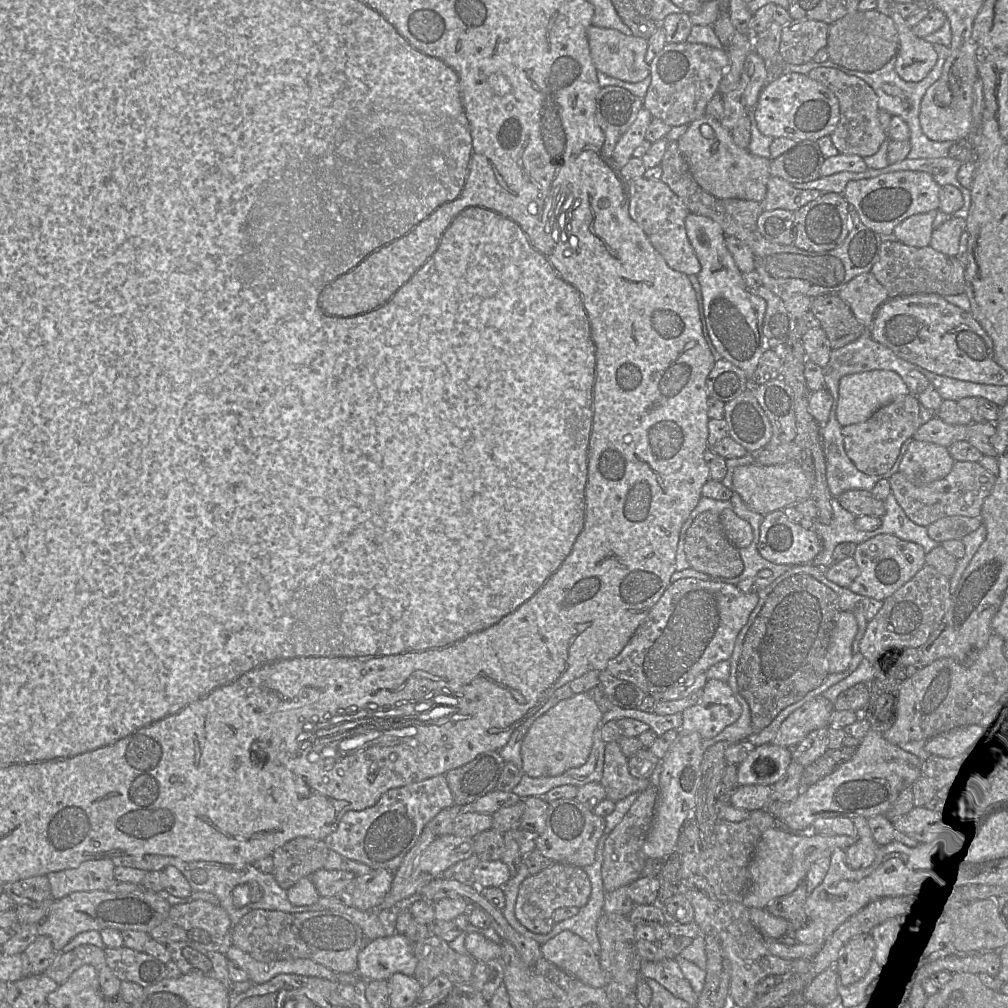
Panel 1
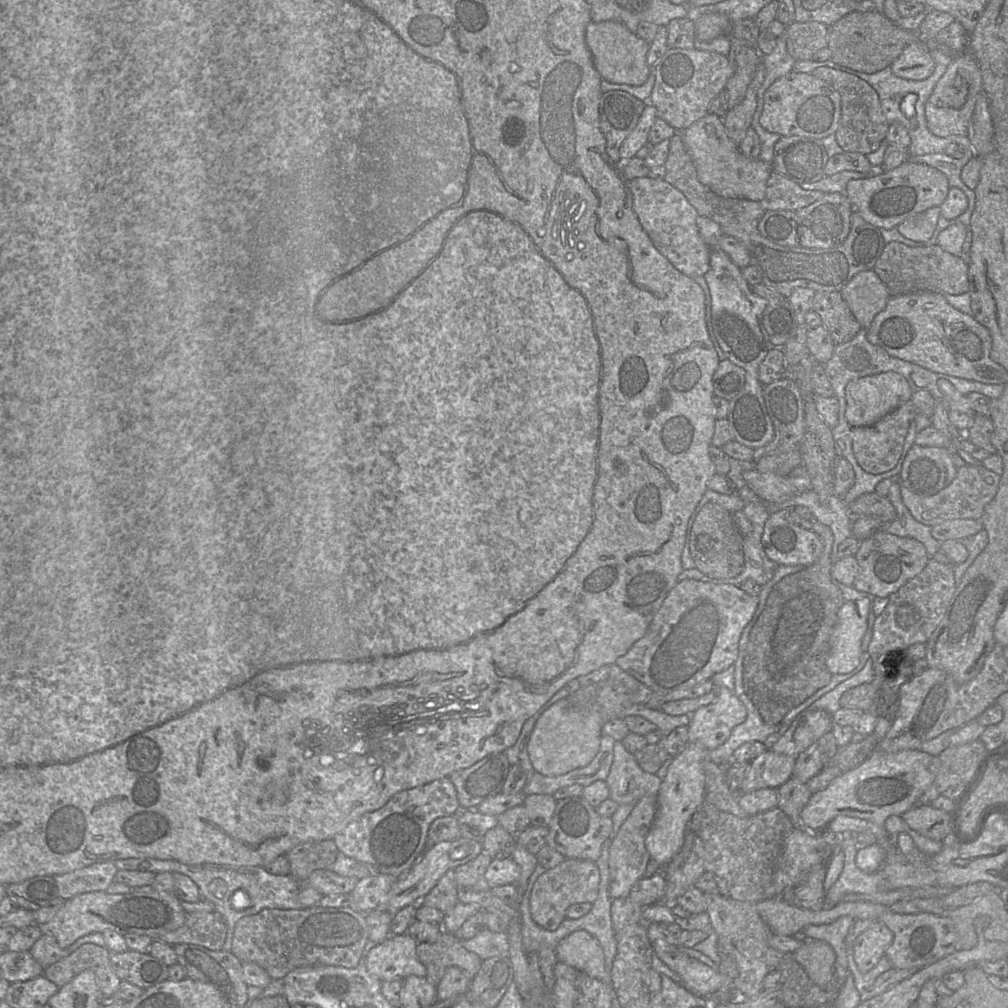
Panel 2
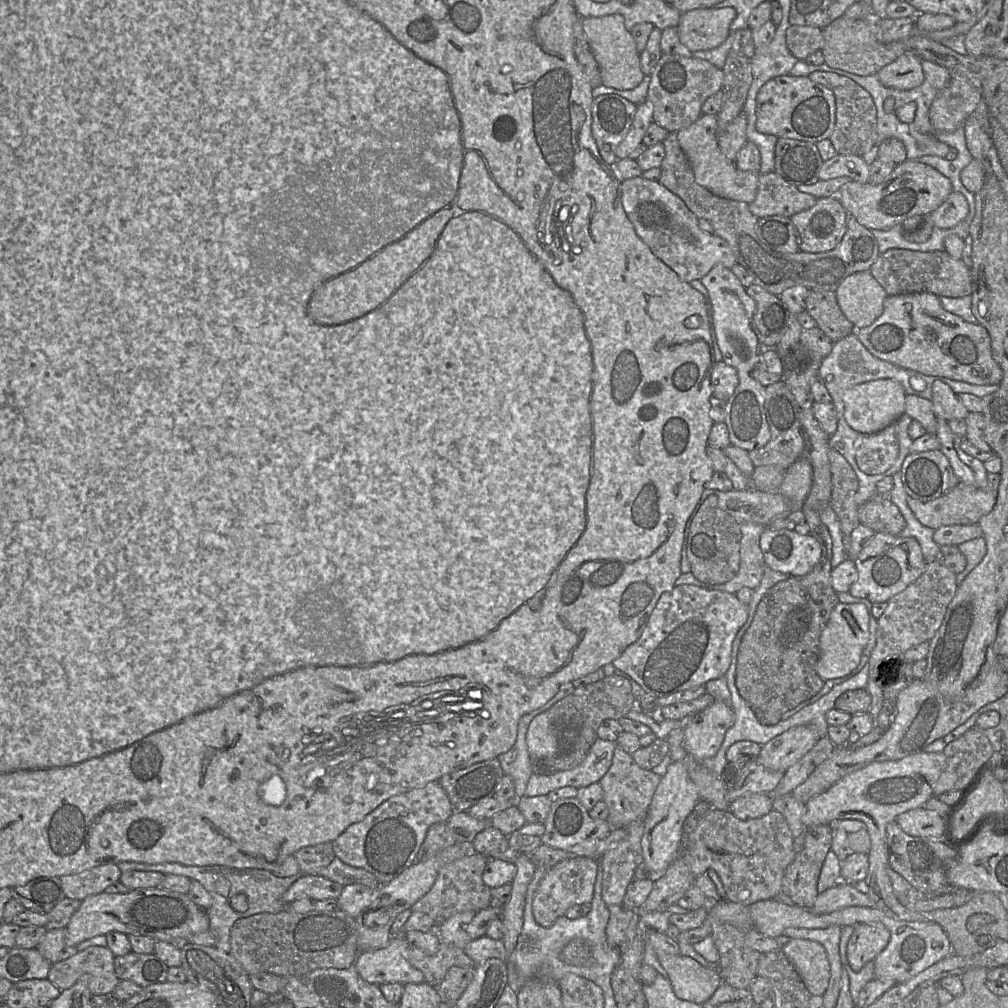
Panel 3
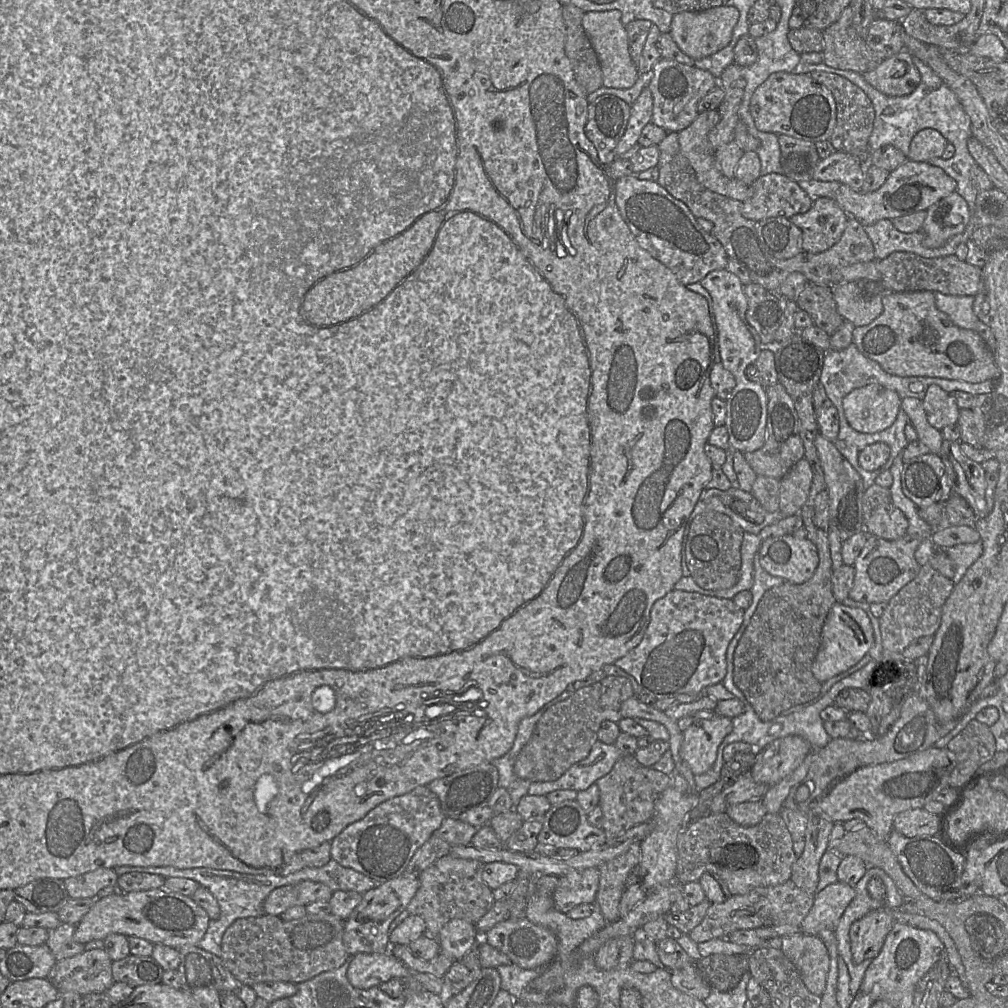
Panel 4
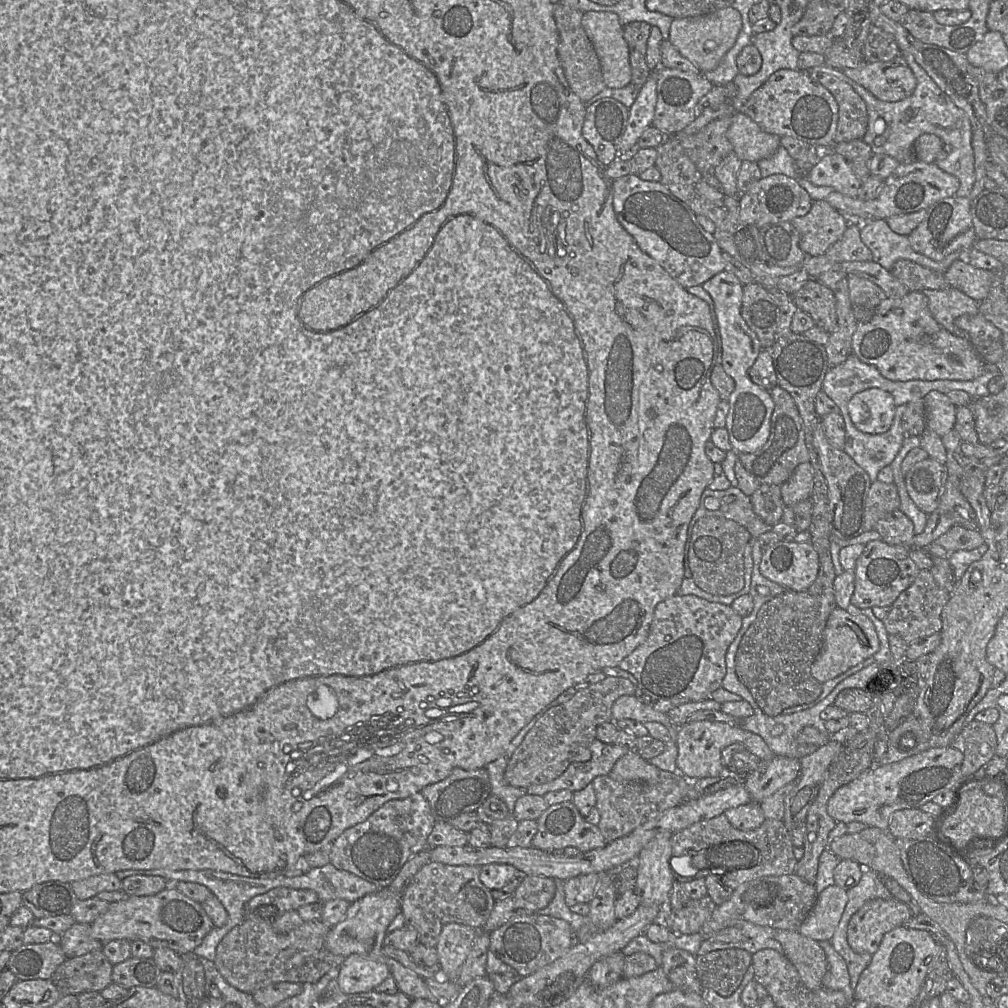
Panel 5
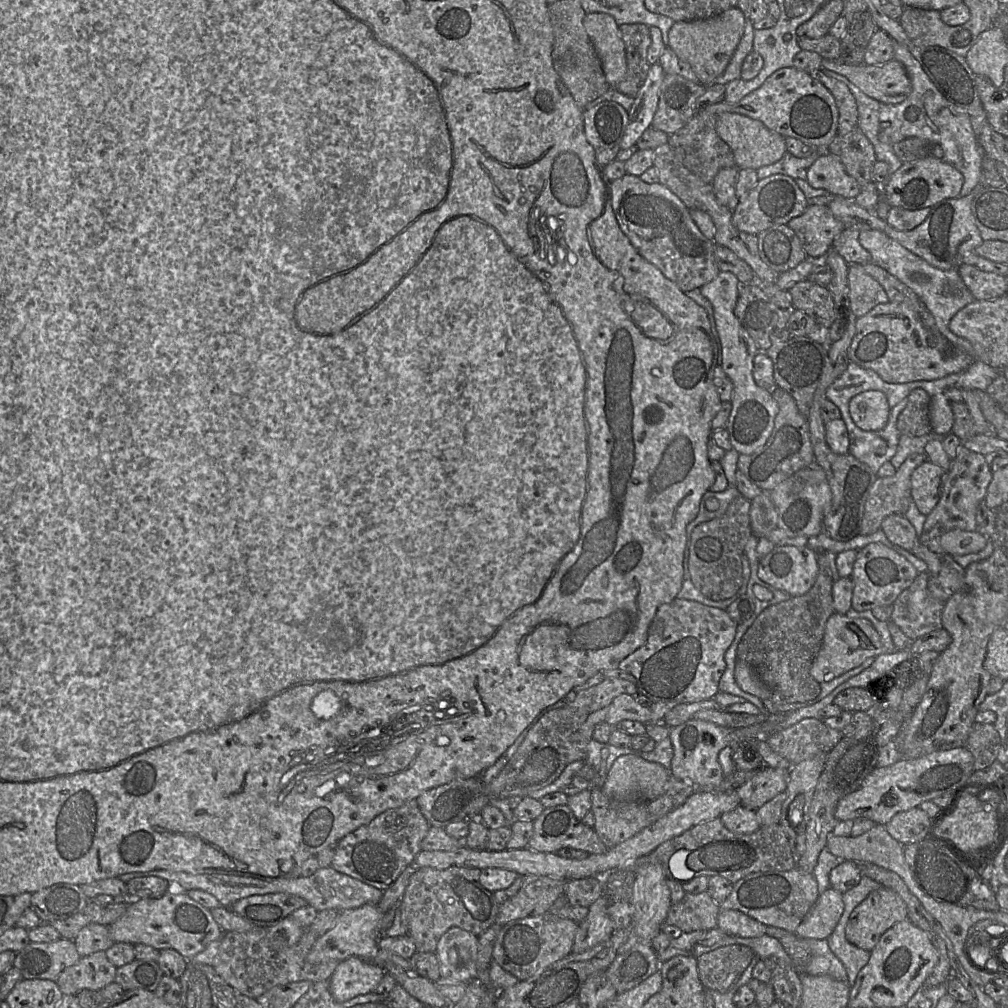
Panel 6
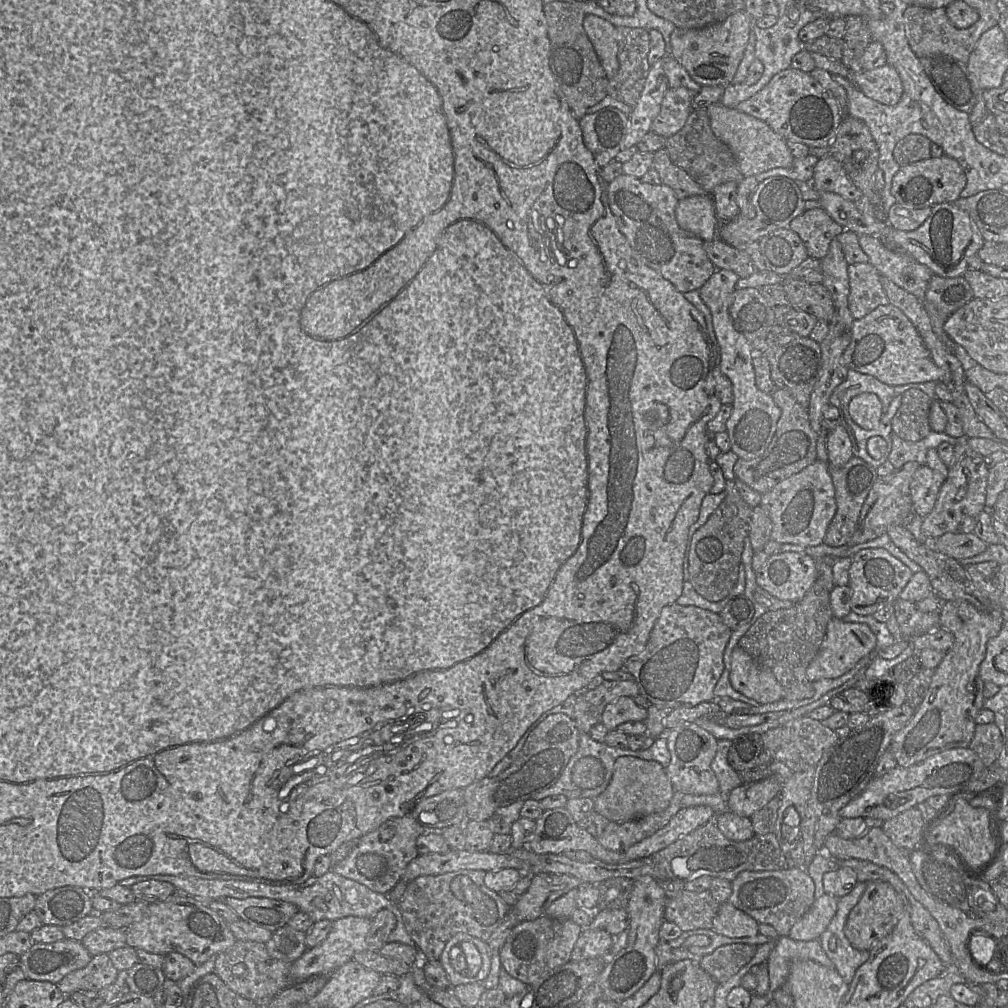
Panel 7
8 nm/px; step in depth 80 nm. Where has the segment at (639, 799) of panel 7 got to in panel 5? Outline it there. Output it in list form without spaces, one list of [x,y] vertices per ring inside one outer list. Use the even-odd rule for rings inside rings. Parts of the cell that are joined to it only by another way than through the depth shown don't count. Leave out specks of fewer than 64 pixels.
[[[631,751],[617,760],[608,774],[618,782],[657,782],[660,769]]]

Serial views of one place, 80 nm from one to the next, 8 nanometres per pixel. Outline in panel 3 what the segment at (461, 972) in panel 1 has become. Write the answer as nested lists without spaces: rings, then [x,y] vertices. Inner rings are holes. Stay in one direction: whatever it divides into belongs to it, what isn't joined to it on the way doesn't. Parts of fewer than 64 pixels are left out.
[[[441,941],[437,953],[432,956],[428,956],[418,949],[409,948],[406,958],[412,966],[423,973],[426,983],[435,988],[441,984],[451,967],[475,966],[463,949],[444,941]]]

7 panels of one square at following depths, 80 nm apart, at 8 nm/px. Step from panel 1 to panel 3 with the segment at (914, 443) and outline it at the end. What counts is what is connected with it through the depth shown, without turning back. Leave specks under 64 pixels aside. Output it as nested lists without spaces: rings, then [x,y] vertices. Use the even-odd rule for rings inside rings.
[[[941,450],[909,453],[900,474],[905,492],[922,502],[945,495],[959,483]]]

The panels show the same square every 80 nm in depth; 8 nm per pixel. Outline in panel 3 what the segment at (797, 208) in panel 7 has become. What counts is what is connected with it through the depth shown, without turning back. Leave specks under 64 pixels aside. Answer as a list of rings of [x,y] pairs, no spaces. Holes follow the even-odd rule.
[[[775,172],[760,174],[756,198],[749,209],[758,218],[792,215],[811,208],[817,198],[809,193],[800,192],[796,186],[786,182]]]

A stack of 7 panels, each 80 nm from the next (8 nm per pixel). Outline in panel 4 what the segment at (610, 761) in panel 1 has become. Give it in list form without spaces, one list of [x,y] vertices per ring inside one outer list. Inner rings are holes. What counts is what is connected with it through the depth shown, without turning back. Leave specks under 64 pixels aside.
[[[623,755],[607,775],[596,781],[596,785],[600,791],[598,805],[603,812],[601,827],[608,839],[651,820],[656,800],[671,785],[671,775],[655,770],[653,767],[644,767],[634,755]]]

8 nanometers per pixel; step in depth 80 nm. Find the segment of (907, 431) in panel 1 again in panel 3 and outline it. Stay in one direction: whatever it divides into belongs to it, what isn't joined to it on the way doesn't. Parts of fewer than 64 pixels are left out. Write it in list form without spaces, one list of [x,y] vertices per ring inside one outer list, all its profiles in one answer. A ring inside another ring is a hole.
[[[896,422],[883,430],[864,435],[856,449],[858,467],[868,475],[881,474],[890,469],[899,454]]]

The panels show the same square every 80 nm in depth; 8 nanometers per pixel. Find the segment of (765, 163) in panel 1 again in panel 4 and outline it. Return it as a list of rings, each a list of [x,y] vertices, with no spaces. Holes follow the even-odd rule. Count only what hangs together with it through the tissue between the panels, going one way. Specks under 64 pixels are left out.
[[[709,110],[699,113],[696,119],[688,127],[678,132],[680,149],[694,169],[697,180],[700,184],[712,192],[744,202],[750,197],[750,186],[737,178],[728,178],[722,174],[715,159],[715,152],[712,150],[708,142],[708,134],[718,121],[718,110]]]

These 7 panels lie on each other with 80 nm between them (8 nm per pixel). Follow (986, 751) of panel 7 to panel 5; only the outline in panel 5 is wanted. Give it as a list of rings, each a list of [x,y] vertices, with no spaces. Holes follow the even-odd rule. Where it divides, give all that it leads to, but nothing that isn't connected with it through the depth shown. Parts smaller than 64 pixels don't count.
[[[973,720],[962,728],[950,746],[963,753],[961,773],[966,777],[973,775],[996,755],[997,737],[991,725]]]

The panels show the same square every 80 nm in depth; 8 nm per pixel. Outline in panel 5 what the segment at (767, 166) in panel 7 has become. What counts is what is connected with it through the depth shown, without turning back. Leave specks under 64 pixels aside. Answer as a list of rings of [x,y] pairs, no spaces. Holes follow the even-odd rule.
[[[741,112],[732,116],[727,138],[741,161],[758,162],[769,158],[781,145],[781,137],[765,132]]]

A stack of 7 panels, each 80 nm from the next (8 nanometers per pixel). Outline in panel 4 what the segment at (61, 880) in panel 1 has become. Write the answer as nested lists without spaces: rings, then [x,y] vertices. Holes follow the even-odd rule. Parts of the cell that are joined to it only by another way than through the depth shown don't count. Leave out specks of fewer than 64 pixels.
[[[98,868],[63,881],[69,896],[72,899],[79,899],[96,897],[105,887],[117,885],[118,878],[113,868]]]

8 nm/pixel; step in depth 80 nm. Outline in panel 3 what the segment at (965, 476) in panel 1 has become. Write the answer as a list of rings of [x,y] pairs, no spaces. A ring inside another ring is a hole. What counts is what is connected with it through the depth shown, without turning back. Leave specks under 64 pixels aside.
[[[988,473],[987,479],[988,485],[985,488],[977,488],[959,482],[945,495],[927,502],[911,498],[908,495],[907,504],[922,525],[934,530],[949,525],[976,524],[980,518],[992,511],[997,499],[1000,473]]]

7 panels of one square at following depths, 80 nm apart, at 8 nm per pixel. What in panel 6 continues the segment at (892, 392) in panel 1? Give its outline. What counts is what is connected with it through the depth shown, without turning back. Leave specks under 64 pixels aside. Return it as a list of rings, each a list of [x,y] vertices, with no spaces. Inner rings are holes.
[[[865,391],[849,402],[849,413],[854,423],[863,431],[882,430],[888,423],[891,408],[881,391]]]

